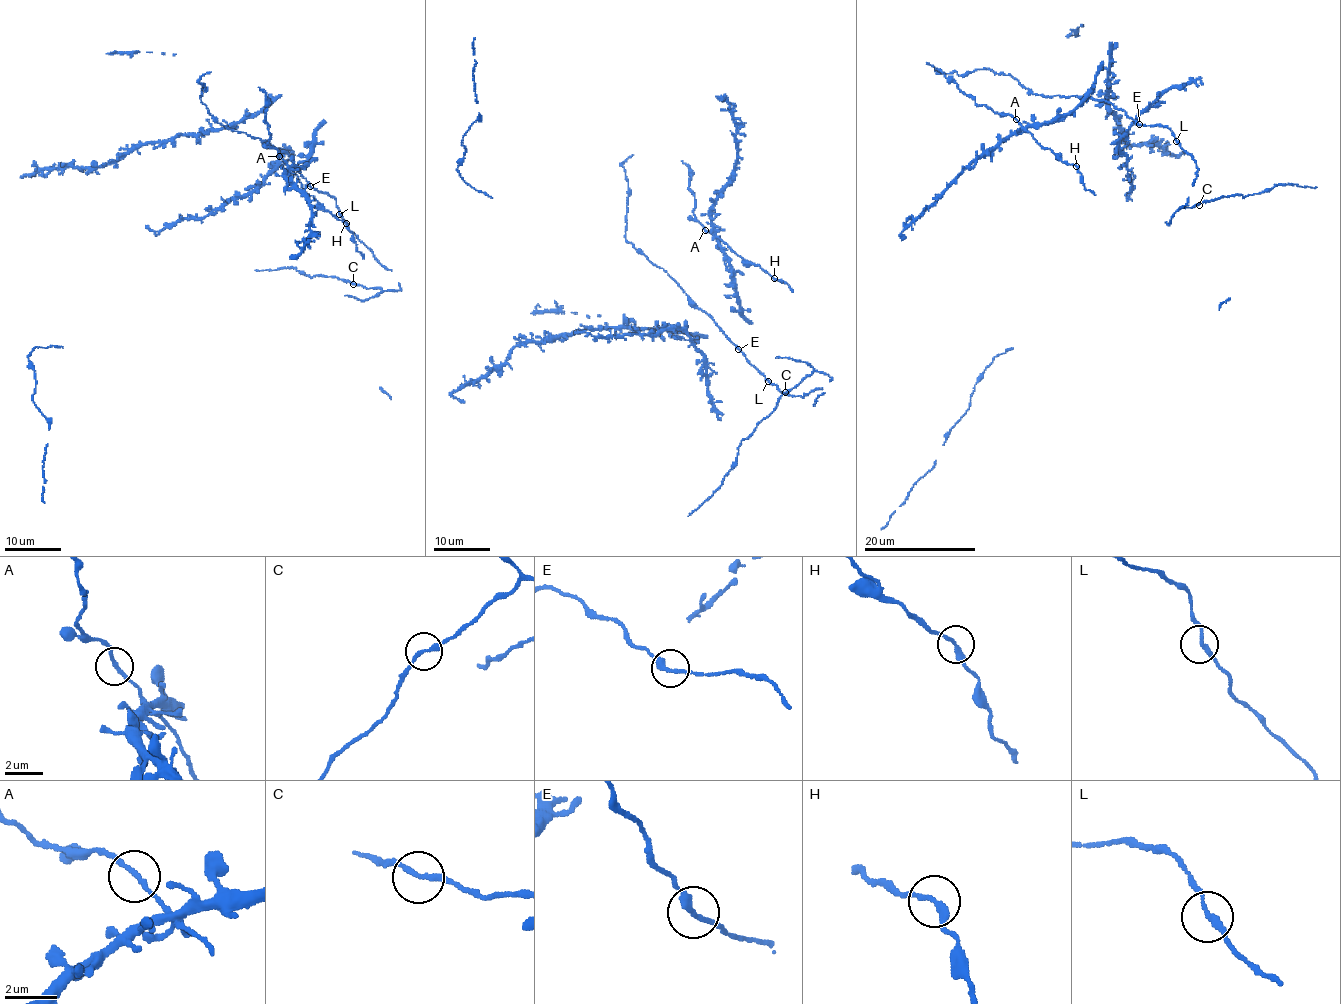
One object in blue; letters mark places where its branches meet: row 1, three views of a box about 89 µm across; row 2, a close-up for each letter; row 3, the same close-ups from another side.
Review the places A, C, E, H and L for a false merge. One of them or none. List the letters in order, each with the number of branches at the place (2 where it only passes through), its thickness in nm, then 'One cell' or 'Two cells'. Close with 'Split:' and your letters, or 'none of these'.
A: Branches: 2. Thickness 190 nm. One cell
C: Branches: 2. Thickness 200 nm. One cell
E: Branches: 2. Thickness 240 nm. One cell
H: Branches: 2. Thickness 220 nm. One cell
L: Branches: 2. Thickness 200 nm. One cell
Split: none of these

